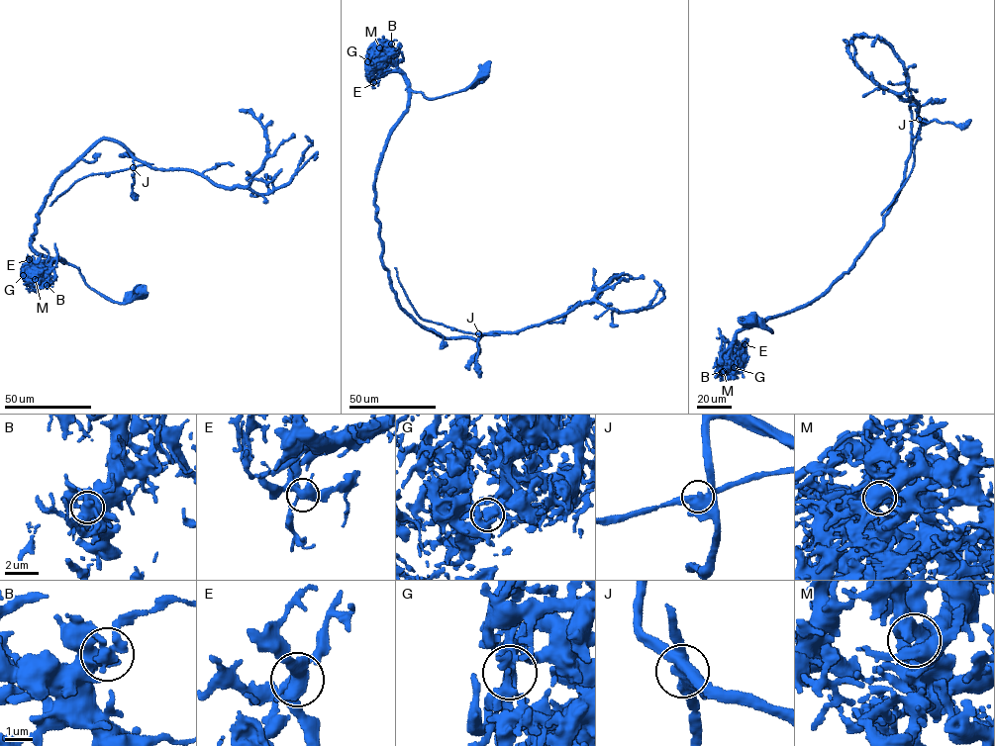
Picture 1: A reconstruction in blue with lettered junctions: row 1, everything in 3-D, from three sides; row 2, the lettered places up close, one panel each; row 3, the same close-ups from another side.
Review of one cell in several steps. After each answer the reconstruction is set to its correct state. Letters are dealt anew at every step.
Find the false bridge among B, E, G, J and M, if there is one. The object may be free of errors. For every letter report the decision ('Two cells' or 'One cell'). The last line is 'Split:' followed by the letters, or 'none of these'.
B: One cell
E: One cell
G: One cell
J: Two cells
M: One cell
Split: J

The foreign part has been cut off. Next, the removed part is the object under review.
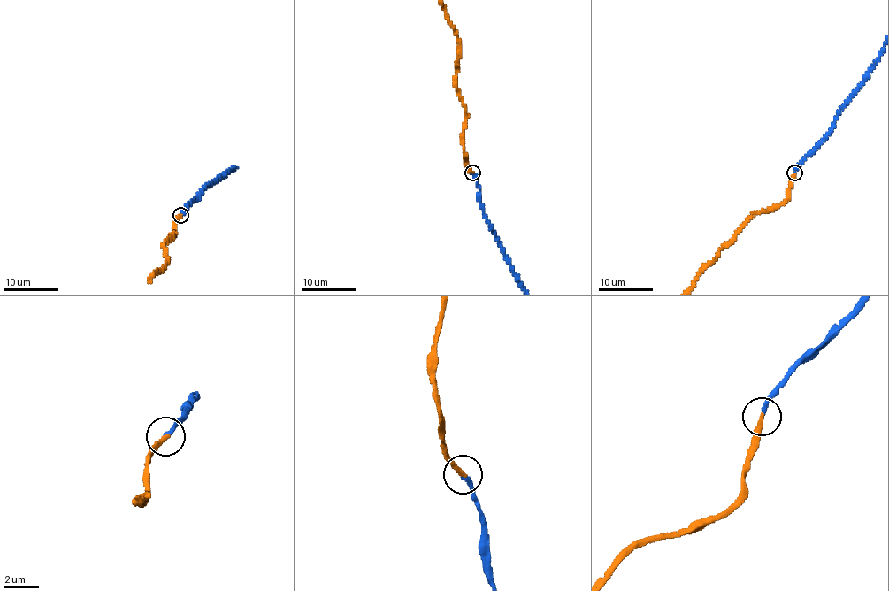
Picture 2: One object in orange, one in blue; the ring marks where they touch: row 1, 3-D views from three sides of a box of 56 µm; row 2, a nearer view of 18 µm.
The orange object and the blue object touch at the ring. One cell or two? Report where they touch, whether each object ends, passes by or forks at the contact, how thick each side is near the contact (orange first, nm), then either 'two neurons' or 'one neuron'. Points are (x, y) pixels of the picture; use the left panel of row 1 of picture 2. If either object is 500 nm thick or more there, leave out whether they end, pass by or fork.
at (180, 215); orange ends there; blue ends there; 280 nm thick on the orange side, 240 nm on the other; one neuron

